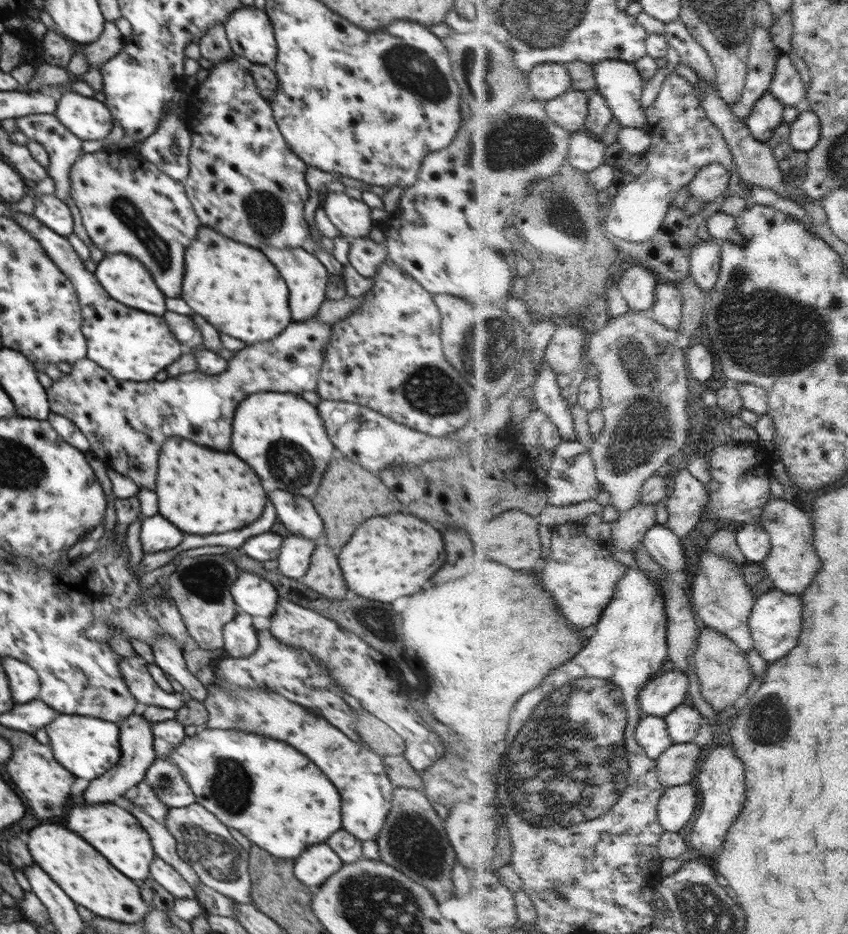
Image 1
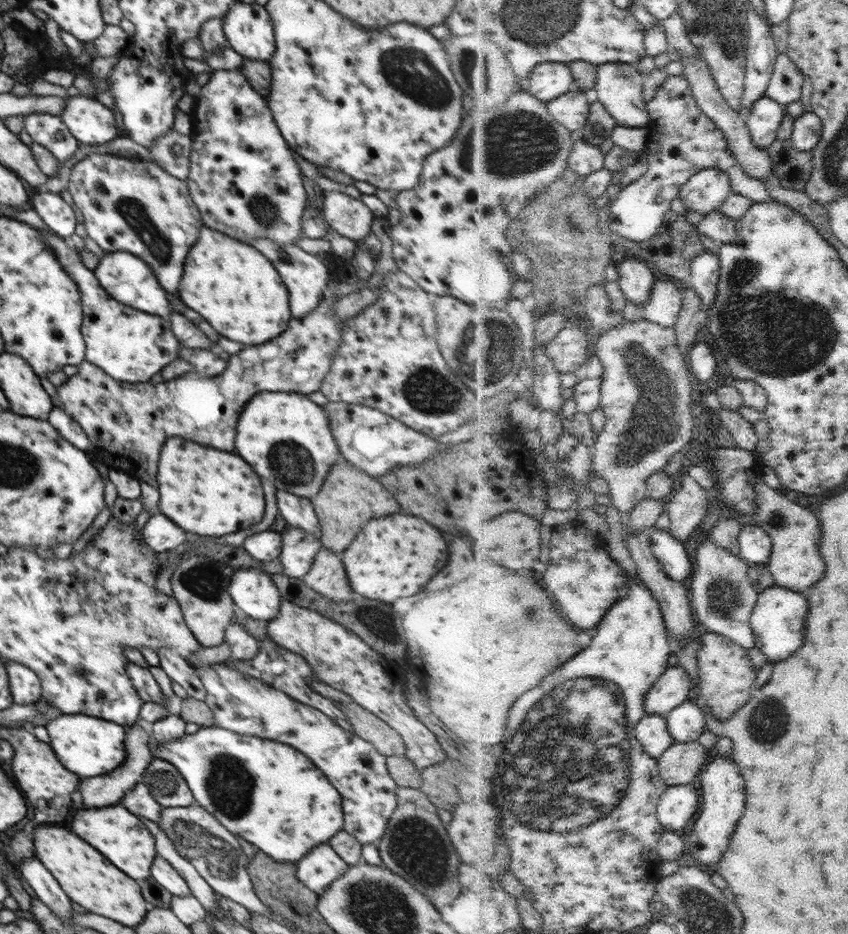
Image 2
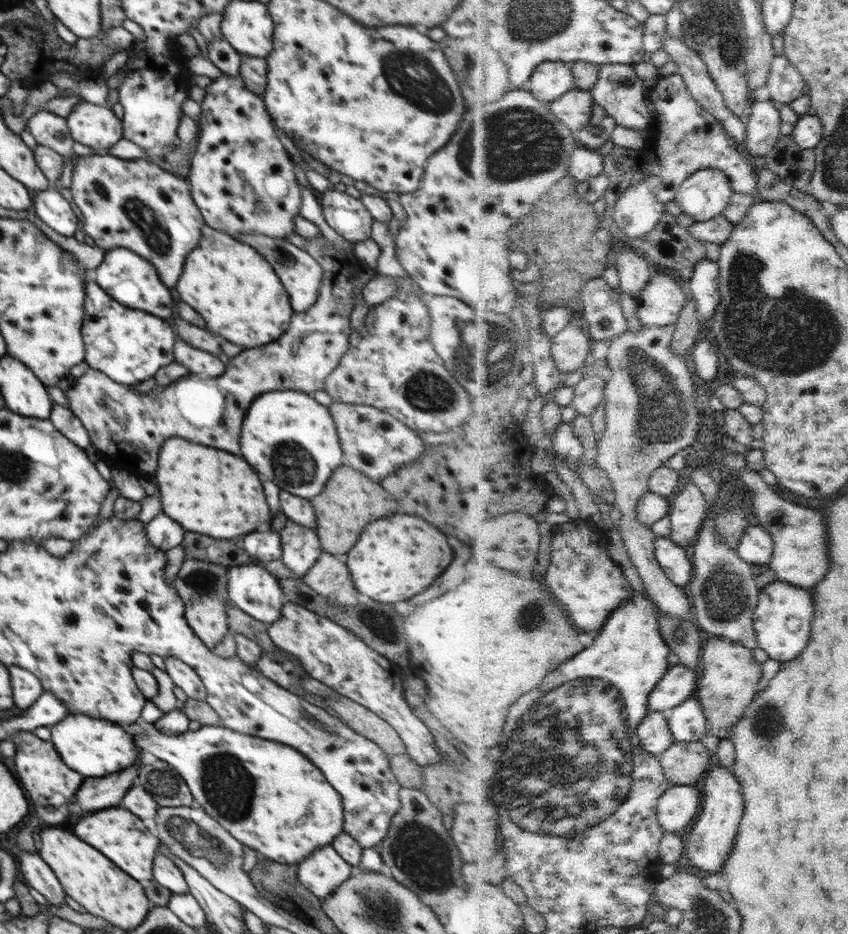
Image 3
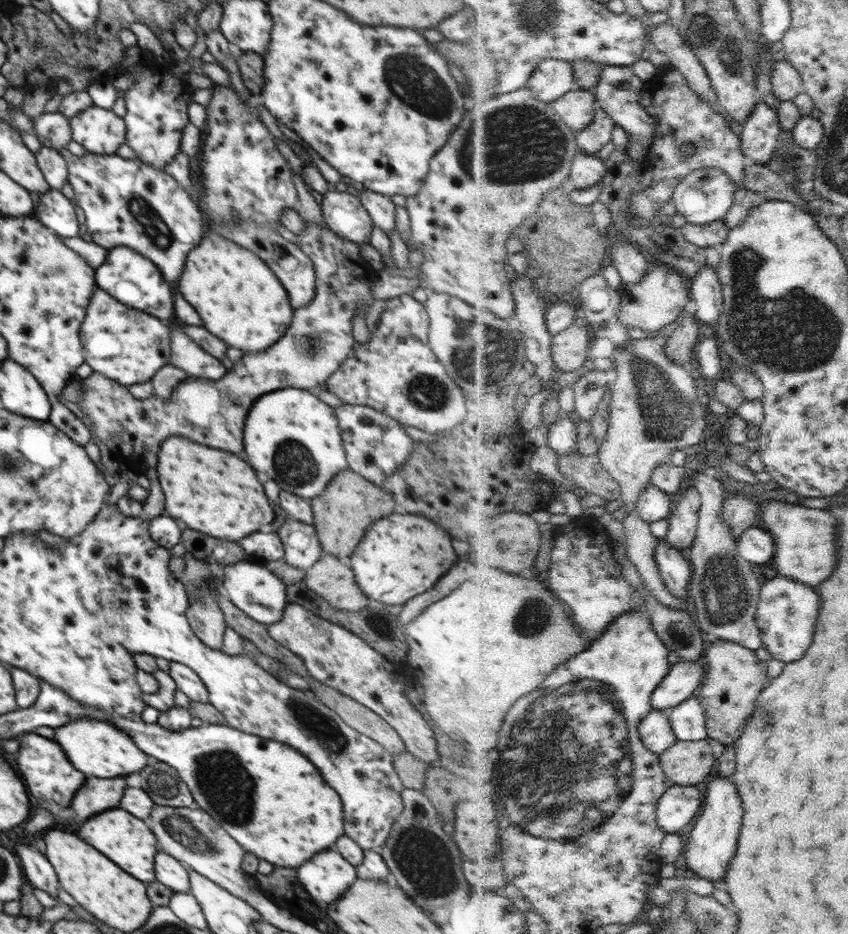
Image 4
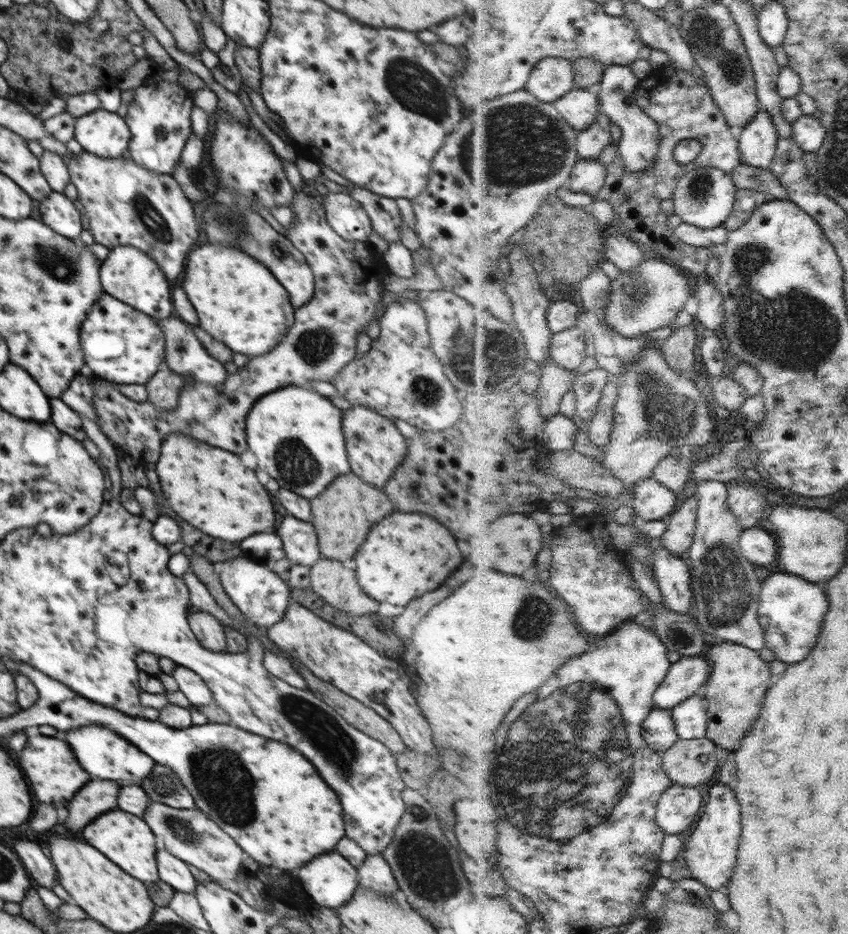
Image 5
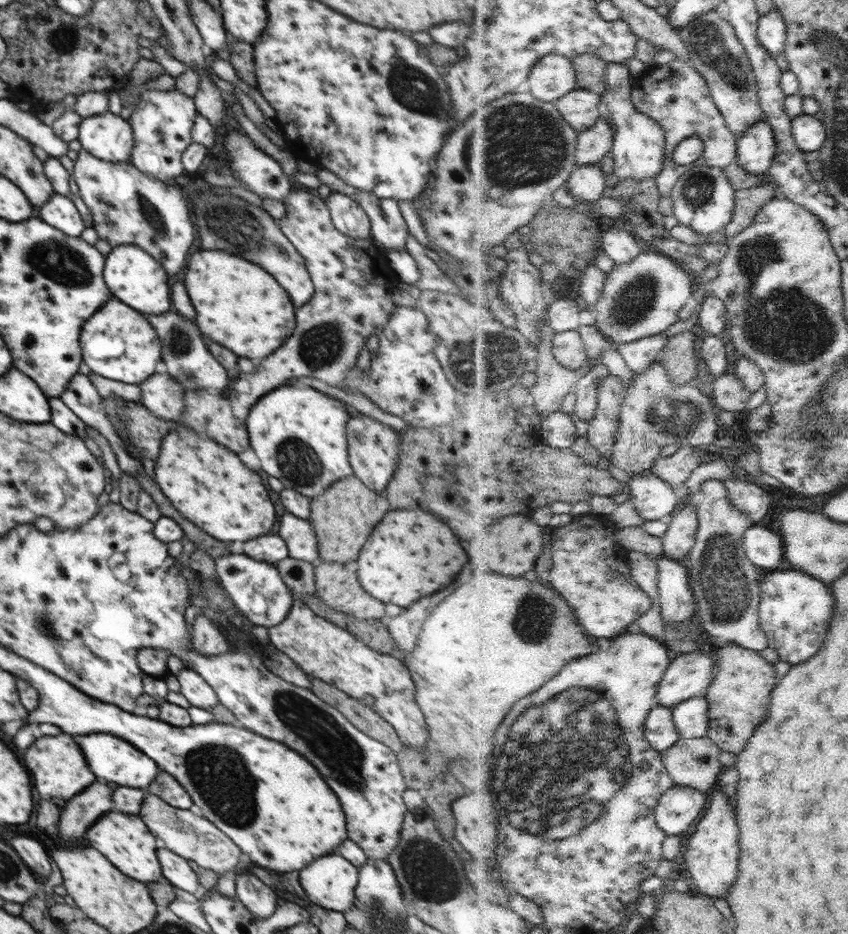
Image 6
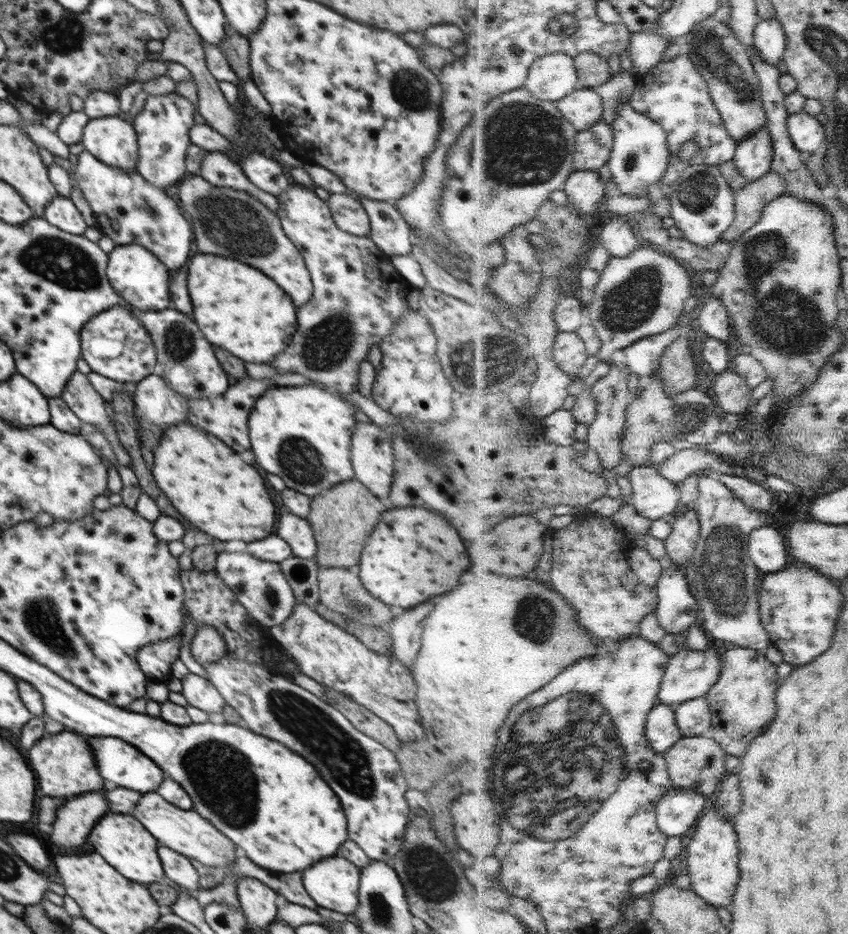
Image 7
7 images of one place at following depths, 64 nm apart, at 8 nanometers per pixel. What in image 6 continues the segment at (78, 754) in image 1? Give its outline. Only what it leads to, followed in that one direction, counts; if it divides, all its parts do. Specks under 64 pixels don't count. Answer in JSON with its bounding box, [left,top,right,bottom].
[74,732,160,789]

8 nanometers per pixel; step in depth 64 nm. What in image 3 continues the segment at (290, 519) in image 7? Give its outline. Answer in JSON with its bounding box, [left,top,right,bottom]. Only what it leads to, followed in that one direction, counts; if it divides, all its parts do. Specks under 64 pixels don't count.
[280,520,323,577]

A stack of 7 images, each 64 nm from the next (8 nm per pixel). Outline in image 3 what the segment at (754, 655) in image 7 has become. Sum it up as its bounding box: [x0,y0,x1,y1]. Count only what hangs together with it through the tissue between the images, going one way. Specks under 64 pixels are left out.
[697,635,764,738]

